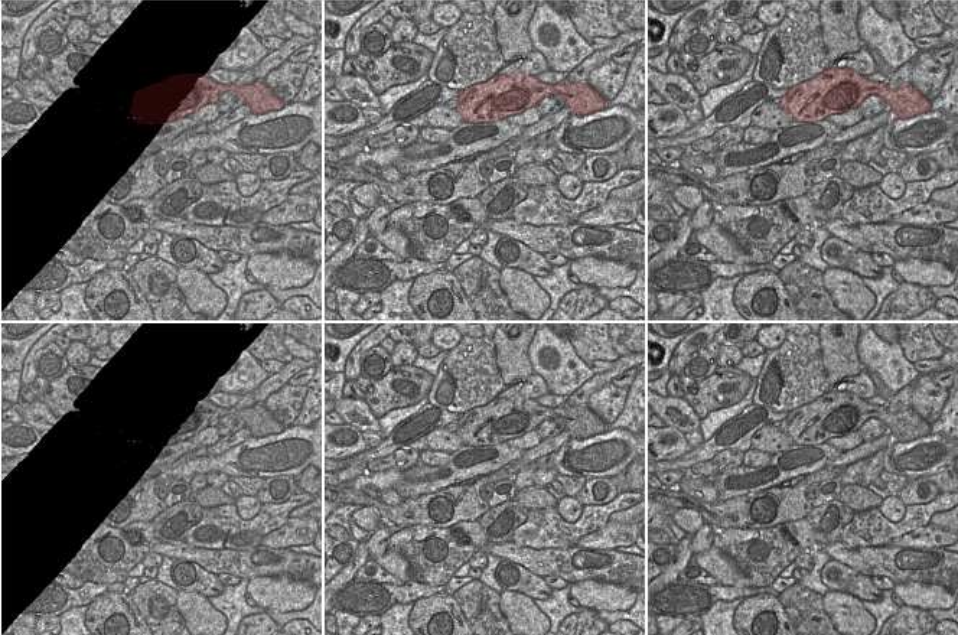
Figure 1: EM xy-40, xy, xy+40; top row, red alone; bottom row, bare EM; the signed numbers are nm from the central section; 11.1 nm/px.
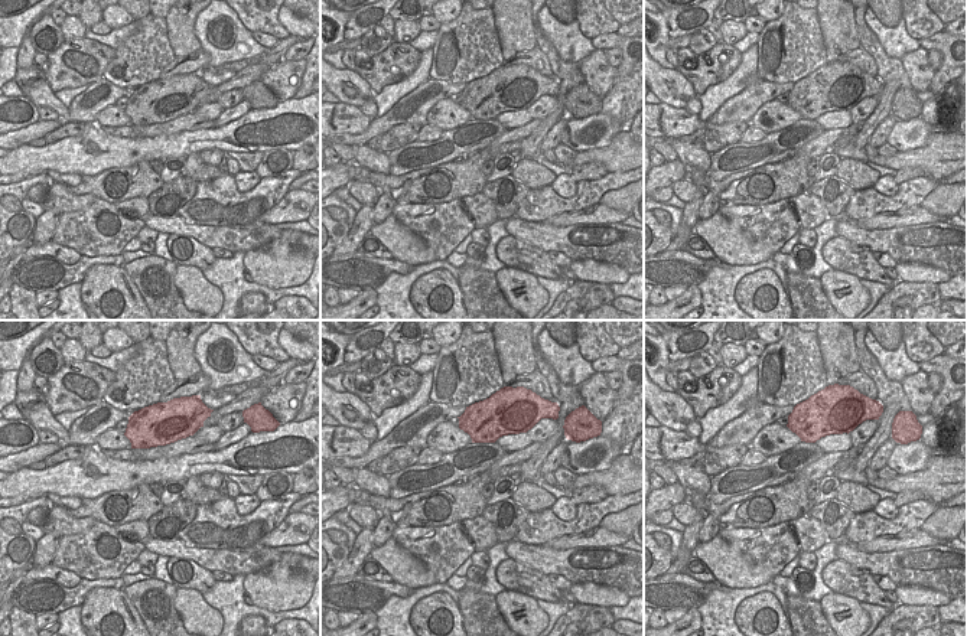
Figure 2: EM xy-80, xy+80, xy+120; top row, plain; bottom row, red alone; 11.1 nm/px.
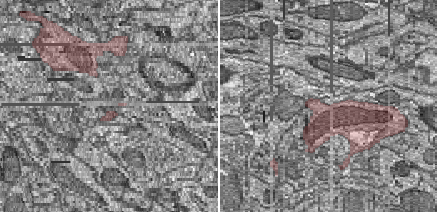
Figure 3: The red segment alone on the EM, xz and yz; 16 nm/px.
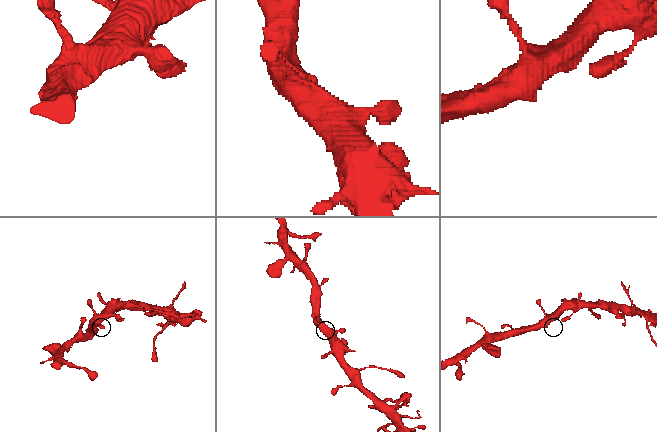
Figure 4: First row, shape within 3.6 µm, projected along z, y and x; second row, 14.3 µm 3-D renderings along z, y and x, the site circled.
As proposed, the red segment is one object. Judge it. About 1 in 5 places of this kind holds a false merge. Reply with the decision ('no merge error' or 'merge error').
no merge error

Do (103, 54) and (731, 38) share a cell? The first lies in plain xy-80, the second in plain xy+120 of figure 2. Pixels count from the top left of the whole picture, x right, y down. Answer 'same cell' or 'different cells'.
different cells

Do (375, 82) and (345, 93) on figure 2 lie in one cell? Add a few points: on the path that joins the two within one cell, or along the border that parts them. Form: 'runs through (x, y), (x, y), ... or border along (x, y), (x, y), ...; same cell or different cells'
border along (354, 71), (367, 82), (374, 94); different cells

